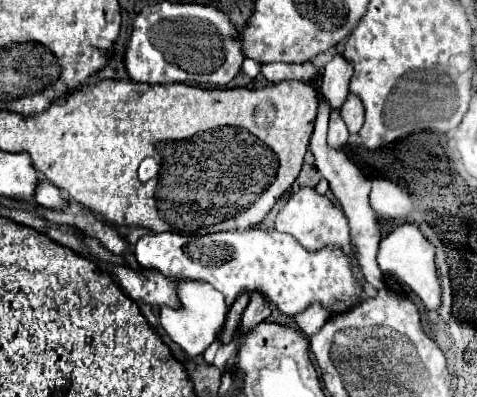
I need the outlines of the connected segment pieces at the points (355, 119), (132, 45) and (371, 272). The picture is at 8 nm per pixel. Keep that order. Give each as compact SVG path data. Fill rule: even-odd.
M354 94L348 96L346 104L344 104L342 110L340 110L340 116L342 116L342 120L346 122L350 134L358 134L358 132L360 132L360 128L362 128L362 124L364 124L364 106L362 106L362 102L358 100L358 96L354 96Z
M156 2L144 6L134 20L132 40L126 48L126 68L136 82L226 86L240 72L244 60L234 36L236 28L228 16L212 6Z
M320 100L316 126L314 126L314 134L312 134L312 140L310 140L310 150L314 154L314 164L316 164L318 172L322 174L322 178L326 178L330 182L330 190L334 192L338 202L342 204L342 210L344 210L344 214L350 222L350 236L352 236L354 254L356 254L356 260L362 268L362 274L364 274L366 282L370 282L374 288L382 288L384 286L382 284L382 270L376 262L378 244L380 244L380 230L378 230L378 224L376 224L376 214L374 214L374 210L370 208L370 202L368 202L370 180L360 172L360 168L342 150L332 150L326 144L328 116L330 116L330 108L326 108L326 102Z

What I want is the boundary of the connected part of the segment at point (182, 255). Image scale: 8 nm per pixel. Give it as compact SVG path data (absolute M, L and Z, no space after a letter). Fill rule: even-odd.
M250 228L244 232L228 230L206 236L174 232L146 234L136 242L134 254L142 268L156 268L170 278L212 282L212 286L224 294L228 306L232 306L240 294L248 292L250 296L262 294L286 316L296 316L314 302L322 304L330 314L340 314L352 308L364 294L362 284L356 280L354 266L342 248L328 244L312 252L298 244L294 236L278 230Z

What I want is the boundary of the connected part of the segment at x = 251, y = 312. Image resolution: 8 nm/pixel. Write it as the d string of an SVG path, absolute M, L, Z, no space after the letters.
M252 296L250 304L246 306L246 310L242 314L240 328L246 332L246 330L258 326L258 322L264 322L268 316L270 316L270 306L266 304L266 300L262 300L260 296Z

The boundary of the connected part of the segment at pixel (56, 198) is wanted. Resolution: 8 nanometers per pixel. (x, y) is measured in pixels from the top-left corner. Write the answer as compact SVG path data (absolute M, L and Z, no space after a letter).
M40 182L38 184L38 192L36 192L36 202L46 206L46 208L56 208L62 210L68 206L68 200L60 194L58 188L54 188L54 184L50 182Z

